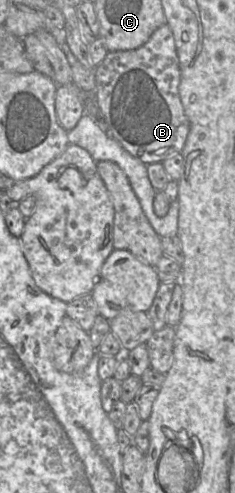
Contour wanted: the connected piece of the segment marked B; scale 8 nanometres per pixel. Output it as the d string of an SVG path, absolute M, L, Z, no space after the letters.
M167 23L158 28L143 46L135 50L108 52L95 68L94 75L94 107L98 108L106 132L128 153L146 165L162 162L173 154L181 153L189 134L190 123L179 95L180 64L174 36Z

